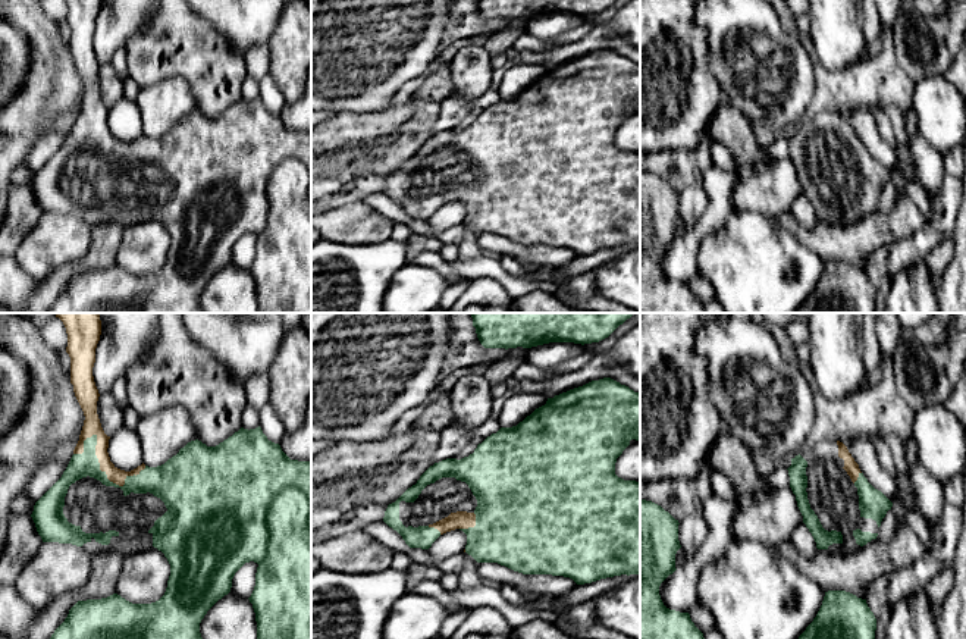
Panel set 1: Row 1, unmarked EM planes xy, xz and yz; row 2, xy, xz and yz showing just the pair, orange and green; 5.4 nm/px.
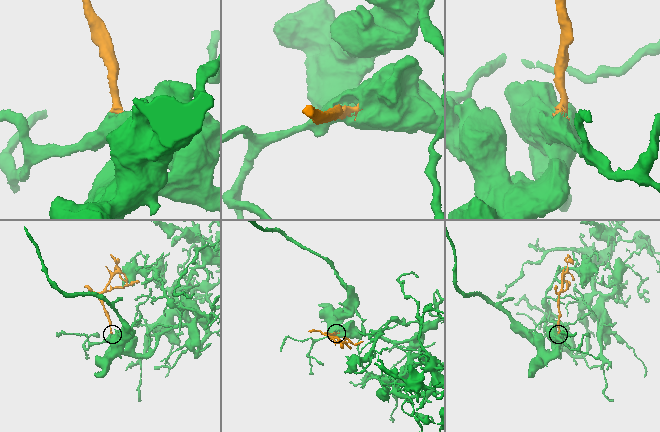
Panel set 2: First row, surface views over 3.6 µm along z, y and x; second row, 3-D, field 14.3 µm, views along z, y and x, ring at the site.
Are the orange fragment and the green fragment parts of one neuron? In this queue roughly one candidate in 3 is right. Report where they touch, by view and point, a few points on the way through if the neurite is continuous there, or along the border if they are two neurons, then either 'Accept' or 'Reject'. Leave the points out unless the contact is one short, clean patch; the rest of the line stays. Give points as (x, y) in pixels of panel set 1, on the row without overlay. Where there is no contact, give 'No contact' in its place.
Touches orange at xy (99, 132). Accept

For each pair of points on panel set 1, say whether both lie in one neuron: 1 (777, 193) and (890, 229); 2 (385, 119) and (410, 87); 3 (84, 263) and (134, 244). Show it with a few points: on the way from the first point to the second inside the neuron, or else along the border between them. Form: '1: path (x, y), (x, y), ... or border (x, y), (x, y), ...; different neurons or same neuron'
1: border (790, 212), (783, 212), (772, 218); different neurons
2: border (423, 82), (405, 102), (388, 107); different neurons
3: border (125, 226), (115, 263); different neurons

